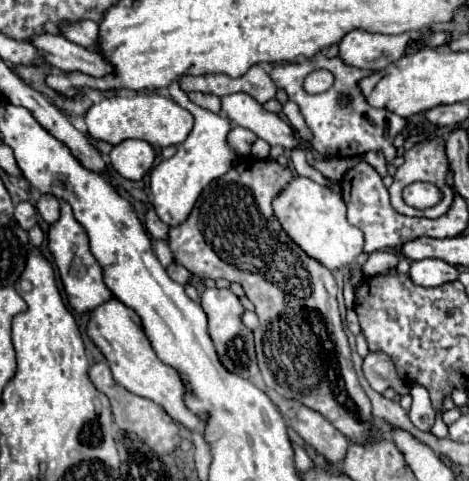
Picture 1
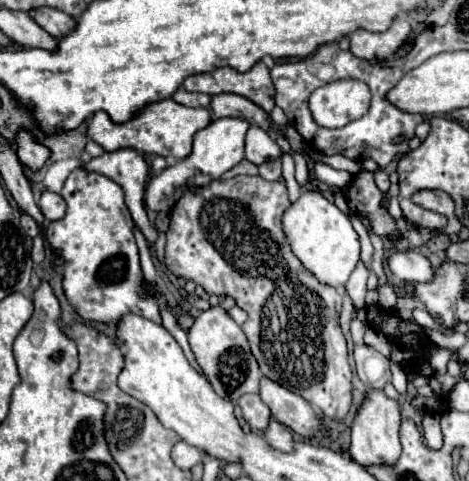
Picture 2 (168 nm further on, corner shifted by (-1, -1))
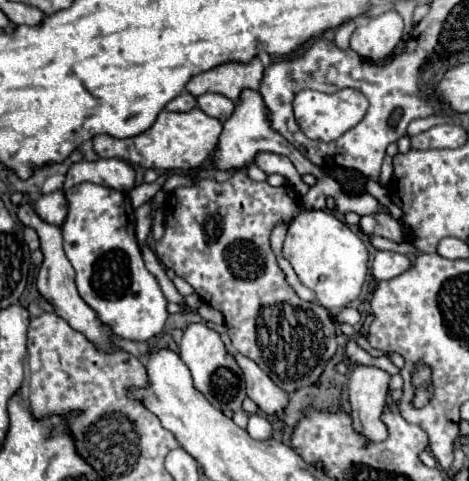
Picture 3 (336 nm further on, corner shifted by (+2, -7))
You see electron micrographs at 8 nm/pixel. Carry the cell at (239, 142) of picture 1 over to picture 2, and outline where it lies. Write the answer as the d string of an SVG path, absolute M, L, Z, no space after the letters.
M253 124L247 132L247 138L245 138L245 158L253 164L263 164L263 162L269 162L269 160L275 160L275 158L281 158L281 148L279 144L265 132L261 130L261 126Z

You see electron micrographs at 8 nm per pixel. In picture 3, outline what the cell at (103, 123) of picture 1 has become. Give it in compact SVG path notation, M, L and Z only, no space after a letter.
M194 108L190 112L162 110L156 122L138 136L112 138L104 134L104 136L94 136L92 144L100 158L122 158L142 168L154 168L154 170L188 170L200 166L204 160L210 158L212 150L216 148L220 132L222 132L222 122L210 118L200 108Z

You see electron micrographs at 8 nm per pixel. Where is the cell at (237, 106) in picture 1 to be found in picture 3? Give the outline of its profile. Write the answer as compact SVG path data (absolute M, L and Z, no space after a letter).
M202 94L198 96L198 108L220 122L226 122L232 116L236 104L222 94Z

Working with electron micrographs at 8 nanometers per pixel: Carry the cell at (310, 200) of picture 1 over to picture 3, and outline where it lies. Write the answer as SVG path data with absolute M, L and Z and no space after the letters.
M302 210L288 228L282 252L302 284L312 288L324 308L342 308L358 298L366 280L368 250L360 236L334 214L324 210Z

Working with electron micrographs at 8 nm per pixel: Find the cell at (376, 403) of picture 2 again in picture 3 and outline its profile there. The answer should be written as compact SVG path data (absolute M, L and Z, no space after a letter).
M356 366L350 374L348 398L352 406L352 426L370 442L388 438L388 428L382 422L388 384L390 374L380 368Z

